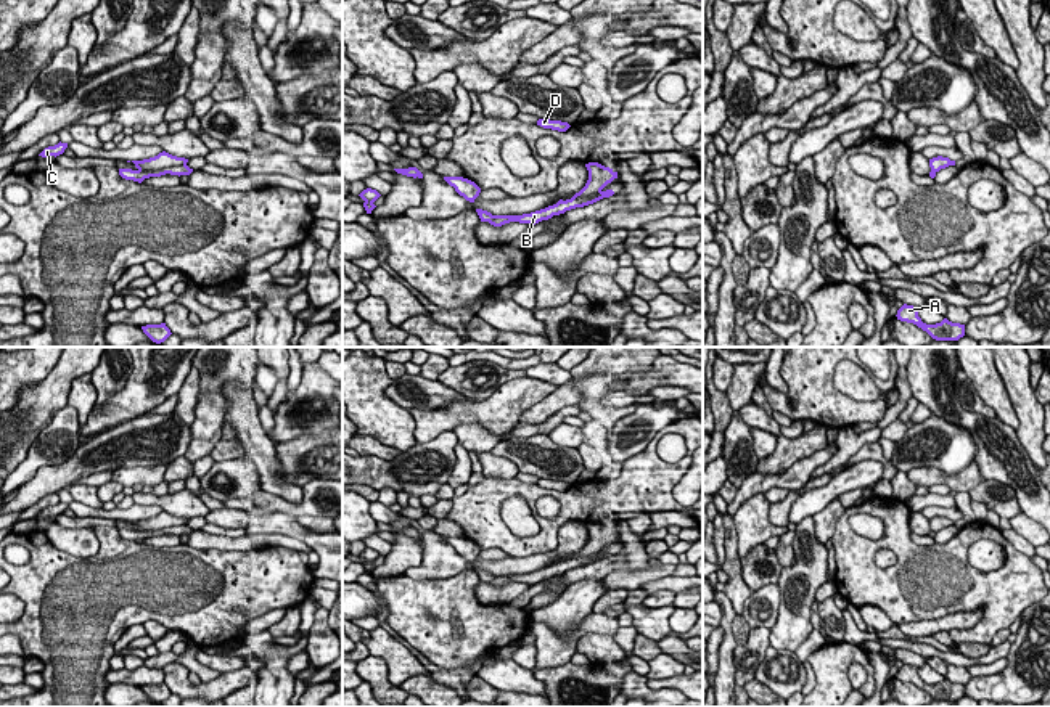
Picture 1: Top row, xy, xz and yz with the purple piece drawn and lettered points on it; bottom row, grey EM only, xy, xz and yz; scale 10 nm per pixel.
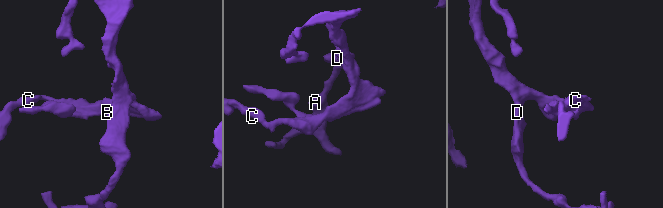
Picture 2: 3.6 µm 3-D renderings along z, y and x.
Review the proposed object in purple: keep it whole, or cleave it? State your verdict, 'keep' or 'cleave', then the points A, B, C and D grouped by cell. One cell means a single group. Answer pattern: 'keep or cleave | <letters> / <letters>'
keep | A B C D

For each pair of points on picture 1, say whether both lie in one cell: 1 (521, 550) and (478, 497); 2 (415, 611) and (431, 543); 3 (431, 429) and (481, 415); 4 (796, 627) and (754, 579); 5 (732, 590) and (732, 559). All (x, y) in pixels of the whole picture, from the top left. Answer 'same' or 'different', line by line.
1: same
2: different
3: same
4: different
5: same

